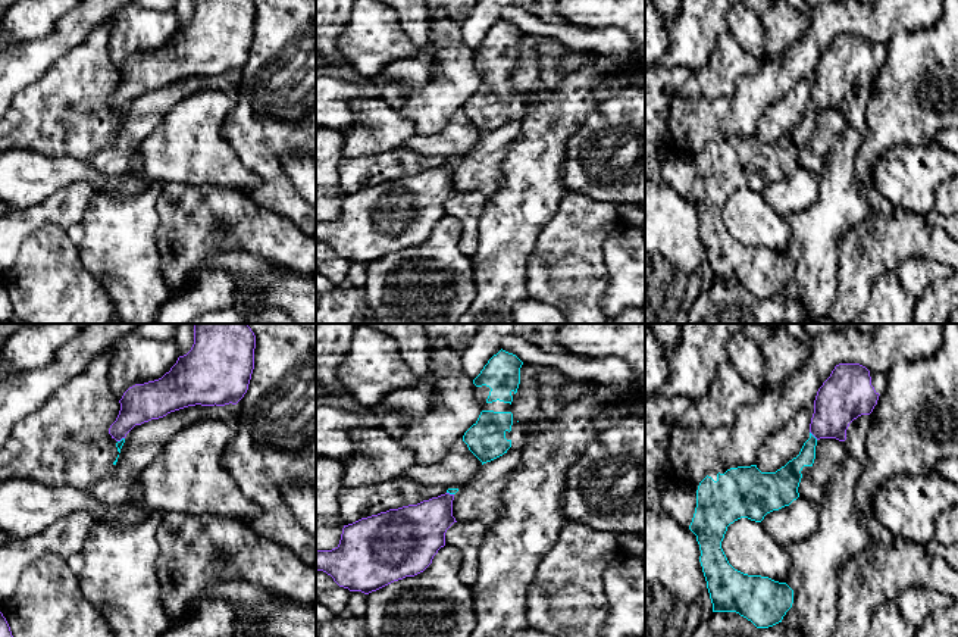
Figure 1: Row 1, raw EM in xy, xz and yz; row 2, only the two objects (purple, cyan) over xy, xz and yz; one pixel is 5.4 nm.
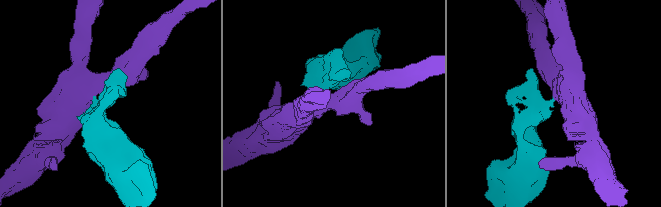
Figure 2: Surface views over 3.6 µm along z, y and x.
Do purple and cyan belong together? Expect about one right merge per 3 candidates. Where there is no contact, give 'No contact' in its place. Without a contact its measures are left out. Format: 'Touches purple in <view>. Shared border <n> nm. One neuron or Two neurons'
Touches purple in yz. Shared border 60 nm. Two neurons

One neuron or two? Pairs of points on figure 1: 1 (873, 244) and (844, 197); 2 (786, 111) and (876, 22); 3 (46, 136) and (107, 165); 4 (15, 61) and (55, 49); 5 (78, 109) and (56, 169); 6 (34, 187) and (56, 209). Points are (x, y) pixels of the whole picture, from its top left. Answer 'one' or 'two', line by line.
1: two
2: two
3: two
4: one
5: two
6: two

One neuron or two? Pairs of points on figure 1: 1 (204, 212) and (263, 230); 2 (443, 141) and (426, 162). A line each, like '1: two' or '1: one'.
1: one
2: two

